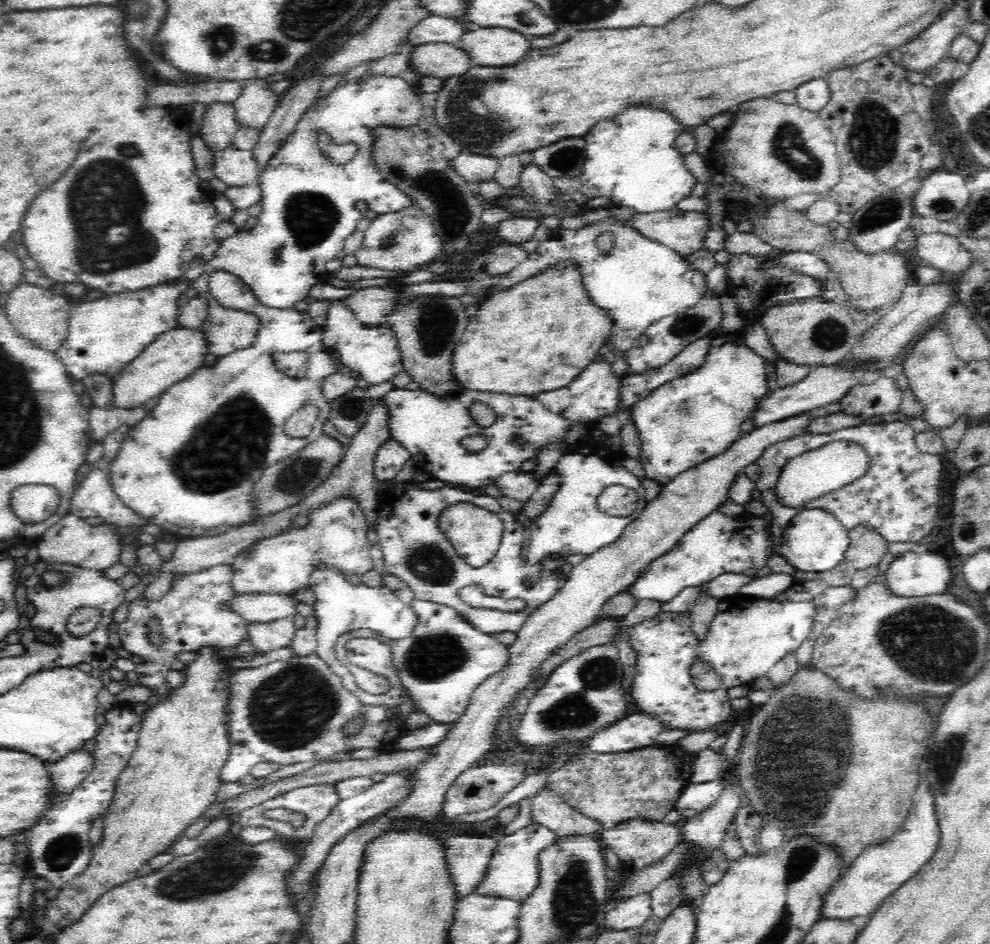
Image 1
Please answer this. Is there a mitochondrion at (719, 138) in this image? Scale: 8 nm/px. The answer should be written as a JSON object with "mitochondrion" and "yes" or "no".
{"mitochondrion":"no"}

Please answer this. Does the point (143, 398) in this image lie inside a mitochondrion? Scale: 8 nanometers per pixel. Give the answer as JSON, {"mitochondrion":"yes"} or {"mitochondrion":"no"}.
{"mitochondrion":"no"}

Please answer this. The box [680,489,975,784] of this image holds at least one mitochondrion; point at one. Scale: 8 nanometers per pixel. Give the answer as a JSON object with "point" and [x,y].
{"point":[922,648]}

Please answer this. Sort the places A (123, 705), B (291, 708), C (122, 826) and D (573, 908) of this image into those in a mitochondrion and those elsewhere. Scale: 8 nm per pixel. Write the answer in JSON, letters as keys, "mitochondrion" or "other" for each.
{"A":"other","B":"mitochondrion","C":"other","D":"mitochondrion"}

